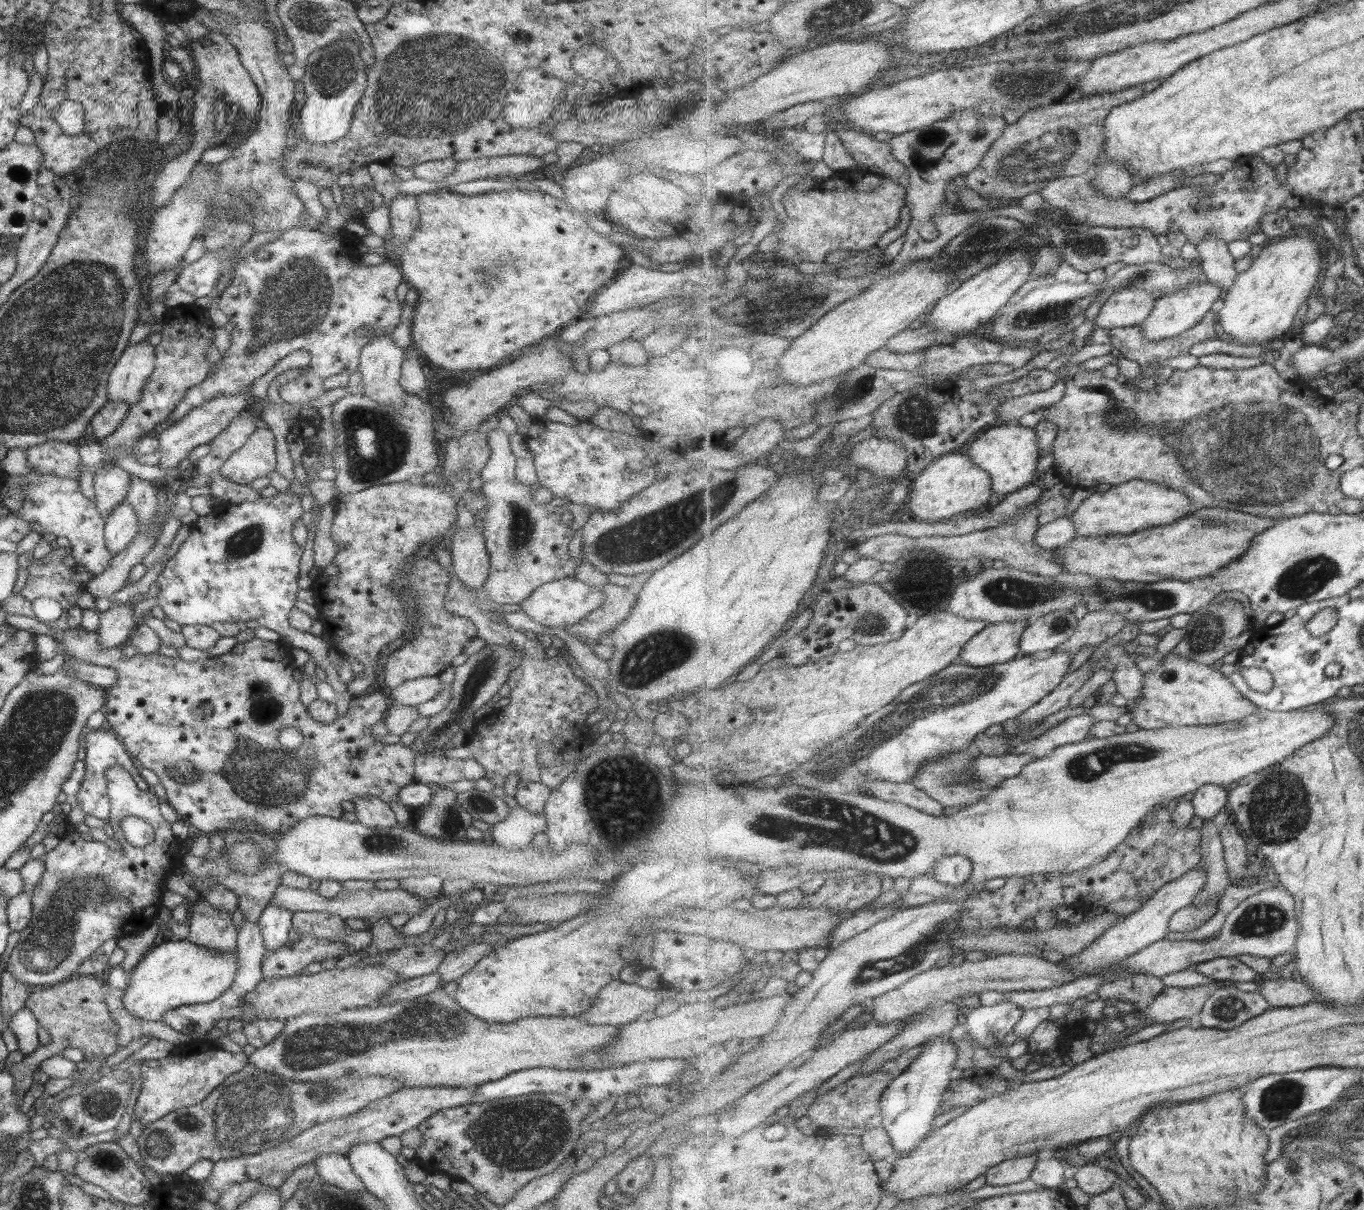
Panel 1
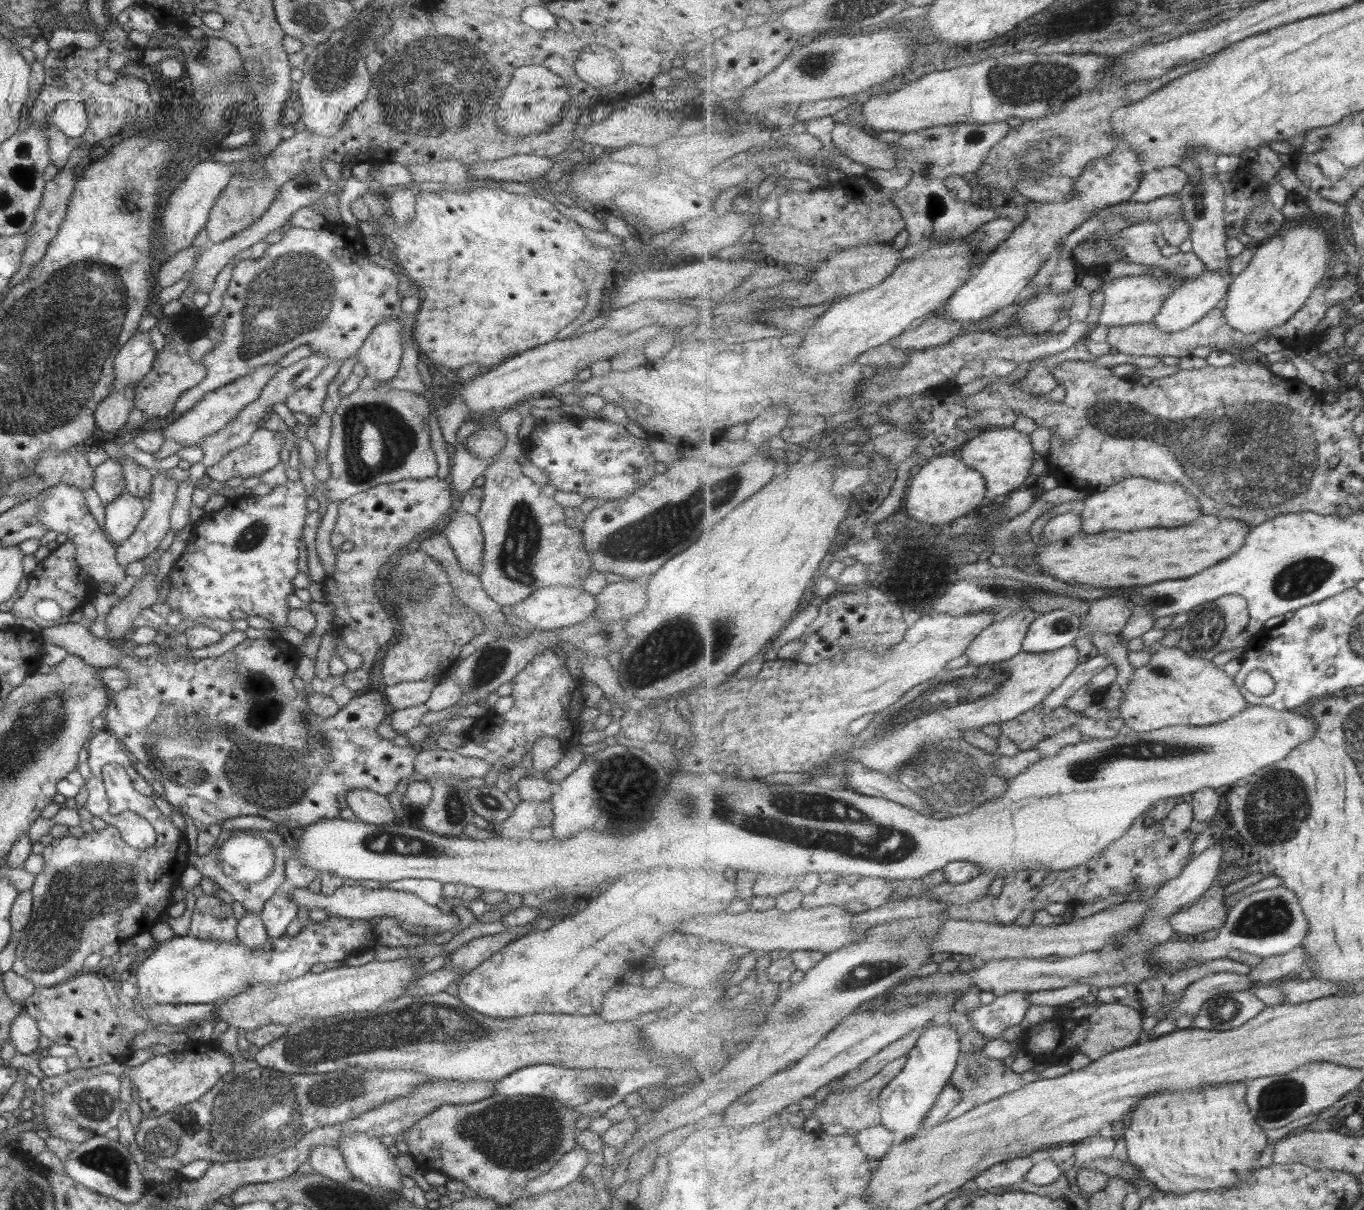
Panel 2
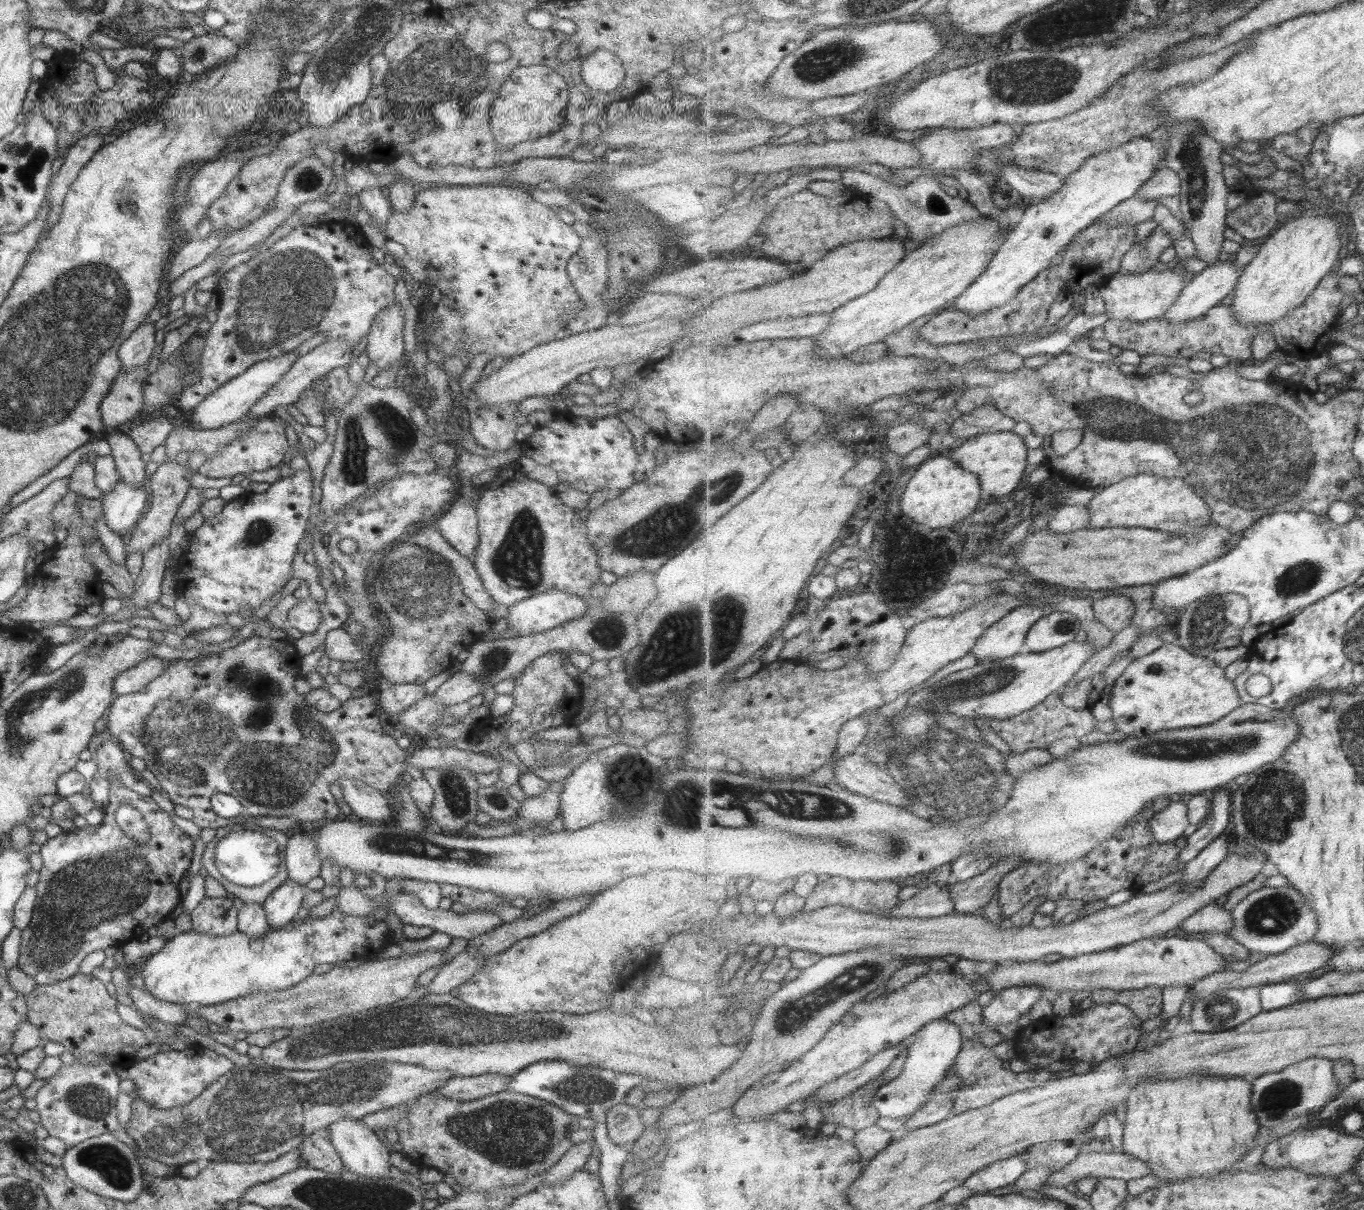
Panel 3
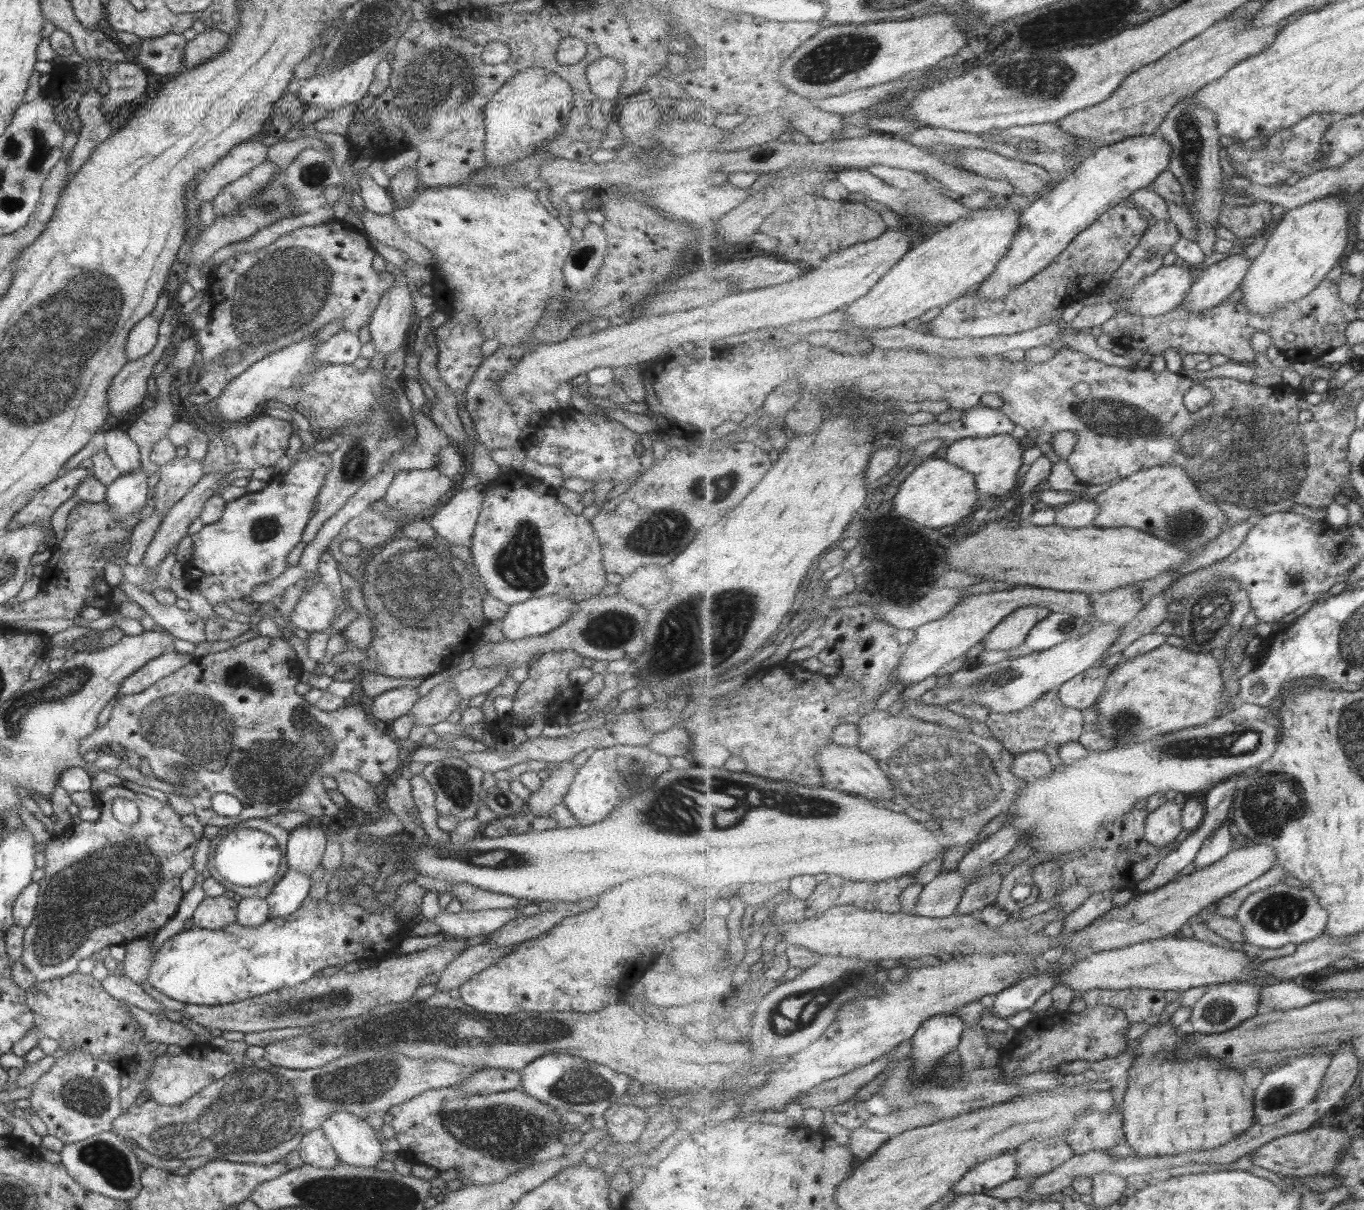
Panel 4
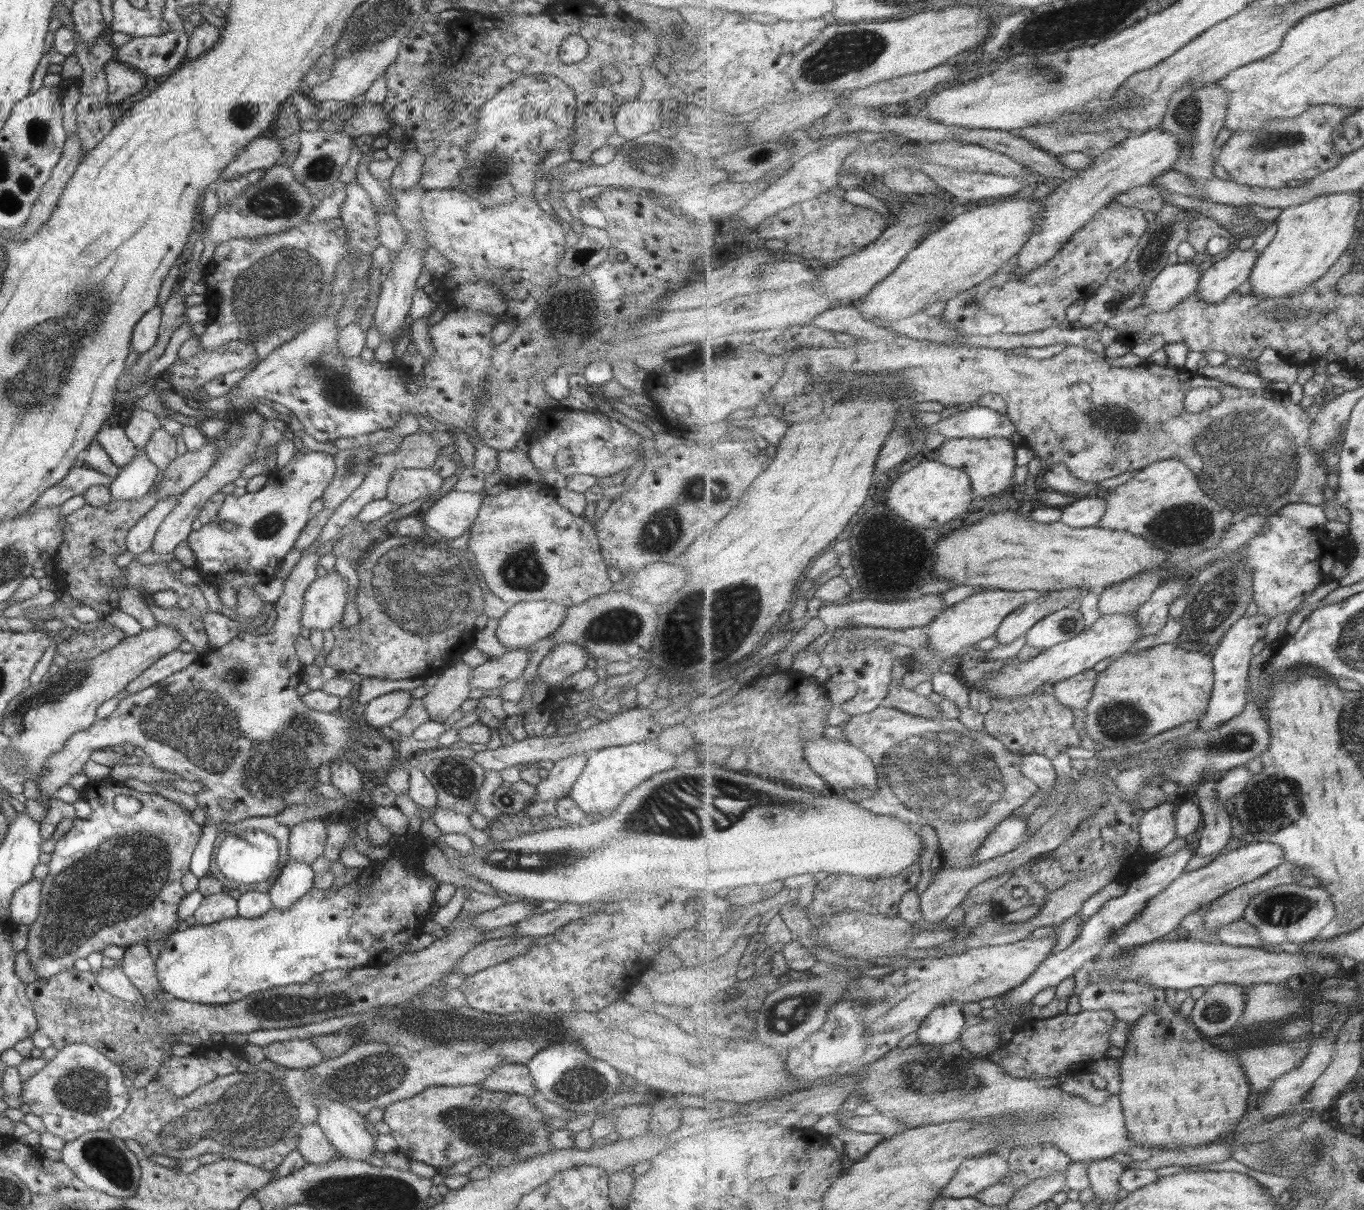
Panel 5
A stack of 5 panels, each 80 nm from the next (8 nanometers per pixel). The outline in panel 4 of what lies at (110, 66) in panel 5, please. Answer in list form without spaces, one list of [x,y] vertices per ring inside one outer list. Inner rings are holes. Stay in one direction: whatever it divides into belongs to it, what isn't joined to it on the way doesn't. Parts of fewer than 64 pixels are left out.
[[[100,60],[99,65],[101,76],[105,78],[109,87],[108,92],[102,96],[102,110],[109,123],[109,120],[115,115],[115,112],[117,112],[119,105],[145,96],[145,71],[138,68],[135,63],[128,61],[115,63],[109,62],[108,60]]]

